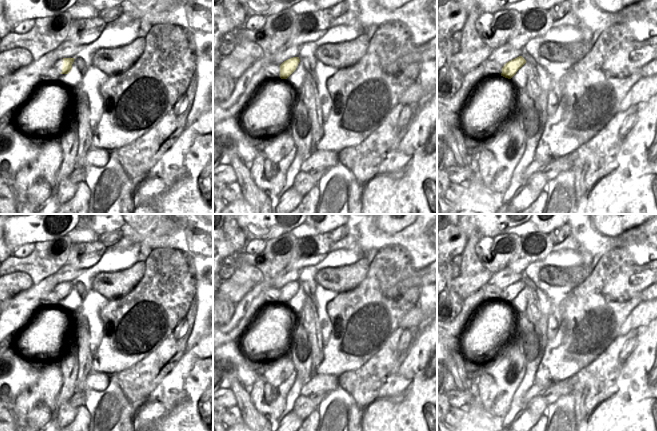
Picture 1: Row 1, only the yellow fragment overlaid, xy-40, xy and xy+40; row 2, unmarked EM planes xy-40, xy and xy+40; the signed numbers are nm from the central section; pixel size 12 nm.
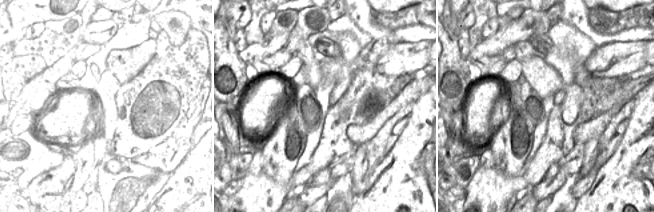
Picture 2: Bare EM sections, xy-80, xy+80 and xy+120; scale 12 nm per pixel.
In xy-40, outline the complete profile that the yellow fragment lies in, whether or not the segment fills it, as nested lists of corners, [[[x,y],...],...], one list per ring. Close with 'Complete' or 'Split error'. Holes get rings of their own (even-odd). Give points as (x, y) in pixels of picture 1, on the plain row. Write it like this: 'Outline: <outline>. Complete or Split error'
Outline: [[[79,281],[63,282],[63,291],[61,298],[67,298],[69,300],[66,307],[73,314],[76,314],[76,312],[80,309],[82,296],[82,286]]]. Split error

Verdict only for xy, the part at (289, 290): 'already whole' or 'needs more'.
needs more

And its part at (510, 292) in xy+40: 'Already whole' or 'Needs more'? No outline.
Needs more

